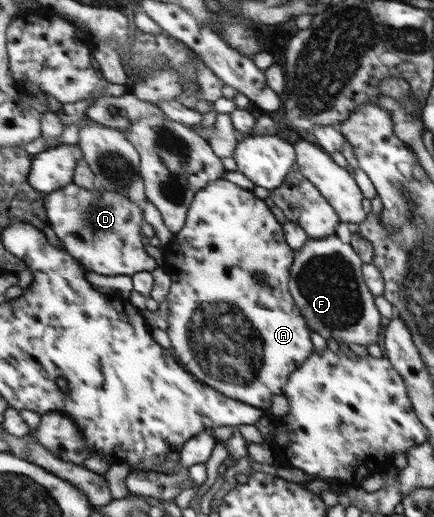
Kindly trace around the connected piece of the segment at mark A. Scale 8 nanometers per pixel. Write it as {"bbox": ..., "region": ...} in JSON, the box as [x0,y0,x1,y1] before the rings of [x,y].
{"bbox":[159,178,314,411],"region":[[[219,178],[208,181],[205,187],[195,193],[187,209],[183,227],[177,233],[172,234],[171,239],[165,245],[159,246],[163,256],[160,268],[170,279],[168,294],[165,297],[167,304],[166,333],[170,341],[170,349],[173,349],[174,355],[177,355],[182,361],[183,368],[190,372],[196,380],[211,386],[215,391],[222,392],[229,399],[239,400],[240,403],[263,411],[267,411],[271,407],[271,399],[275,399],[275,395],[282,395],[282,387],[289,375],[297,370],[314,351],[310,340],[311,329],[301,317],[299,308],[288,292],[287,282],[293,253],[291,253],[291,247],[285,245],[286,239],[283,239],[283,234],[281,225],[275,221],[275,217],[269,213],[269,209],[265,207],[265,203],[261,199],[249,191],[237,187],[230,180]]]}

